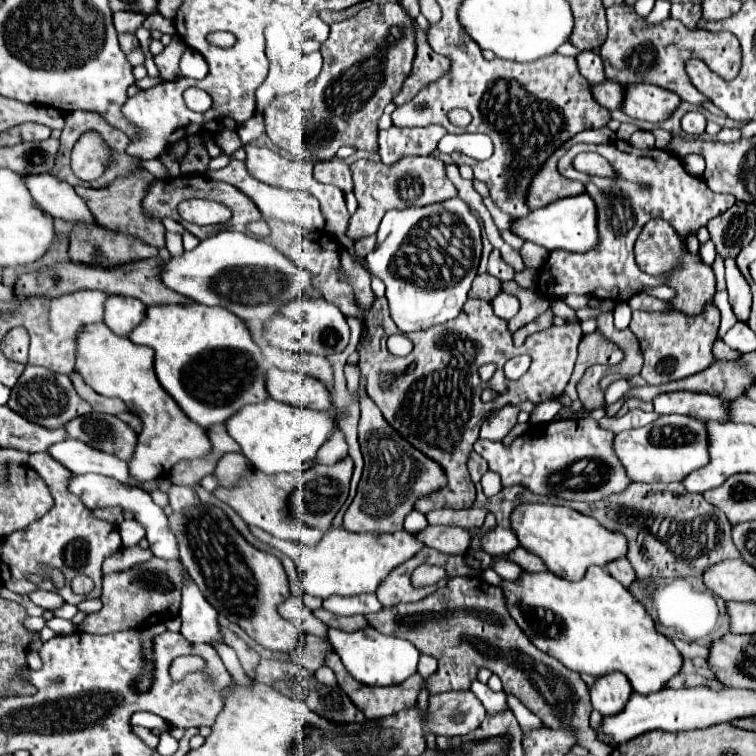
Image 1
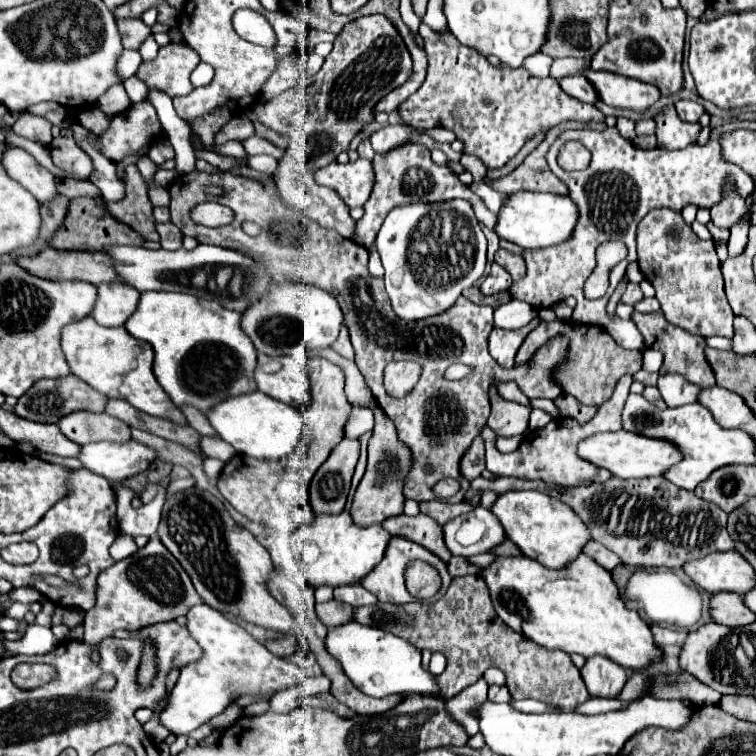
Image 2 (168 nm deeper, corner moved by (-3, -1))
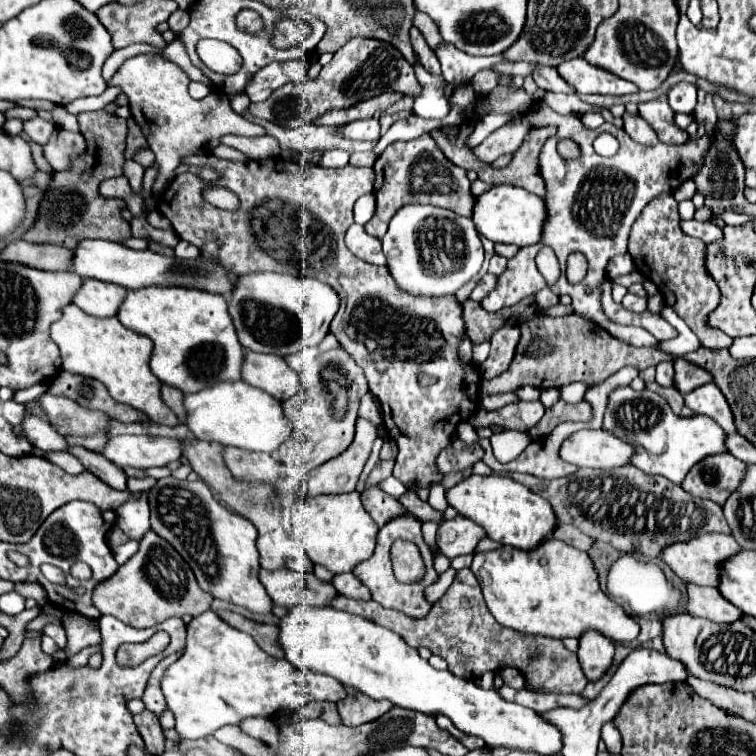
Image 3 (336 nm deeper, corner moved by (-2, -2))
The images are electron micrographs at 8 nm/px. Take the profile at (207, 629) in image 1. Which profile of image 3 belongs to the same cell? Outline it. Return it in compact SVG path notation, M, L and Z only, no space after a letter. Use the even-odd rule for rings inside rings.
M211 609L187 625L185 655L165 671L161 687L183 739L207 737L223 725L237 725L243 717L271 717L283 707L299 711L309 701L337 703L345 697L337 679L299 671L293 663L267 655L251 635L231 627Z

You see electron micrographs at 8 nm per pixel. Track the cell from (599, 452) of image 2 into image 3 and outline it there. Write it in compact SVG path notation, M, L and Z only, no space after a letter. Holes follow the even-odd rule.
M581 429L563 441L559 455L563 461L577 467L611 471L615 467L629 465L635 449L631 449L627 441L611 435L605 429Z

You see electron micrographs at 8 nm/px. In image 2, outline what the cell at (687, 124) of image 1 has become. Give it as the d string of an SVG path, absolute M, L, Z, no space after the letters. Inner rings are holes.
M678 100L676 104L676 112L682 120L686 122L696 122L702 114L704 114L704 108L700 102L694 102L694 100Z

